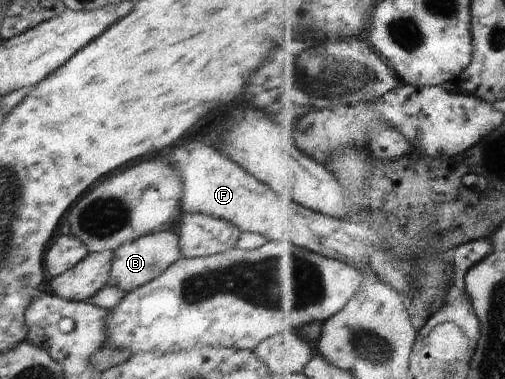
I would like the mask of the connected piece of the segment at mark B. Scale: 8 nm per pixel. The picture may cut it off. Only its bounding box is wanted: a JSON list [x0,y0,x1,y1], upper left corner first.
[107,229,183,293]

